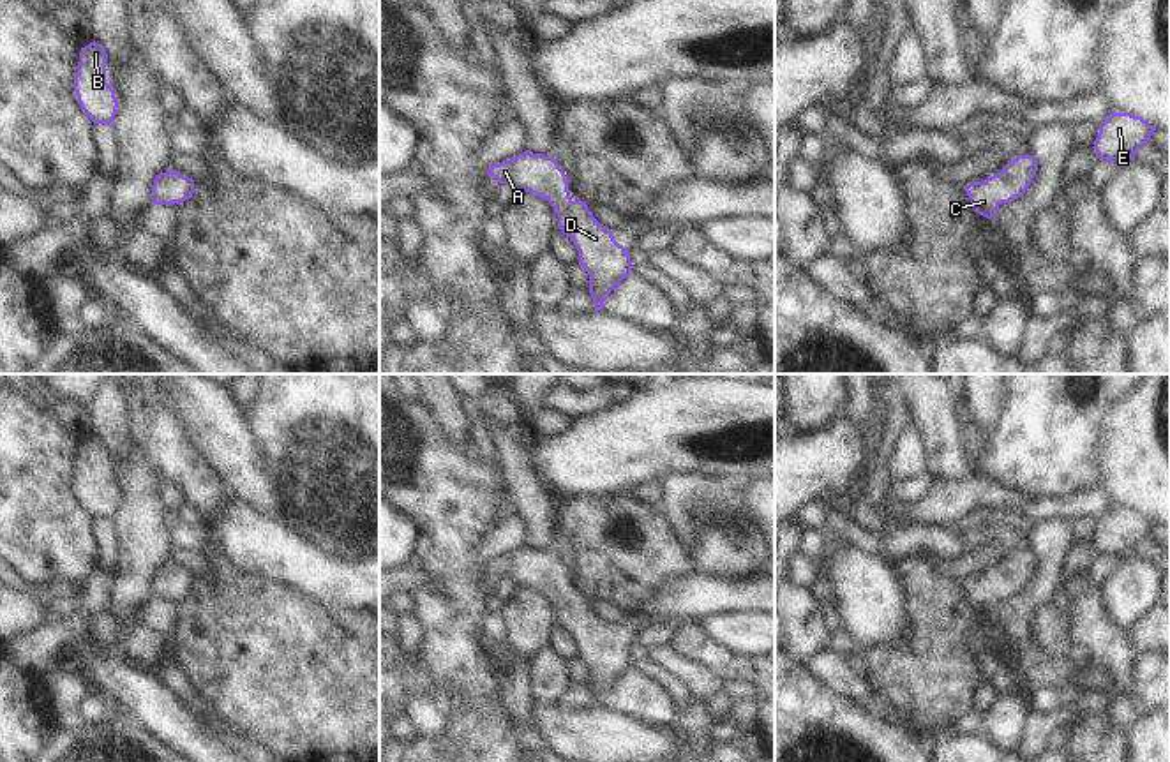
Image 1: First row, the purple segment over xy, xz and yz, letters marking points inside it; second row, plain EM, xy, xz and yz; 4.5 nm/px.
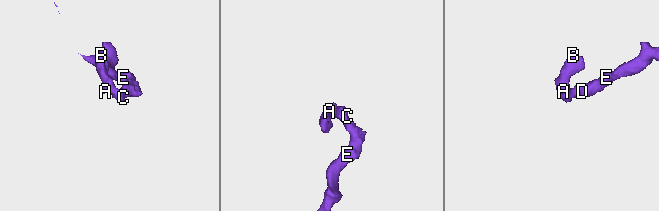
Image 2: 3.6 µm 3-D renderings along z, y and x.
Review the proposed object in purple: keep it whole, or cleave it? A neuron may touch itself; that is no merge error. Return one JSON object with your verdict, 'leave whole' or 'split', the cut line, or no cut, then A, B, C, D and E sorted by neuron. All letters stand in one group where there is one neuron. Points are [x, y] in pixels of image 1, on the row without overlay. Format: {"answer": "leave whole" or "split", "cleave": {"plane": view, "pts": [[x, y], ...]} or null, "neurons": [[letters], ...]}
{"answer": "leave whole", "cleave": null, "neurons": [["A", "B", "C", "D", "E"]]}

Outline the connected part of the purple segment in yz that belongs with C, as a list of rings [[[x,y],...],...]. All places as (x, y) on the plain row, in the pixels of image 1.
[[[1018,550],[999,570],[965,580],[971,594],[969,603],[986,614],[995,612],[1002,598],[1015,596],[1025,589],[1036,566],[1038,554],[1034,550]]]

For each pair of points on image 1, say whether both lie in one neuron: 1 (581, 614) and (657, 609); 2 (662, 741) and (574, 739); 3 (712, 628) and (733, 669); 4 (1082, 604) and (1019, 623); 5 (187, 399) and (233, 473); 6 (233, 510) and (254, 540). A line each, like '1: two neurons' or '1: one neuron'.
1: one neuron
2: one neuron
3: two neurons
4: two neurons
5: one neuron
6: one neuron

